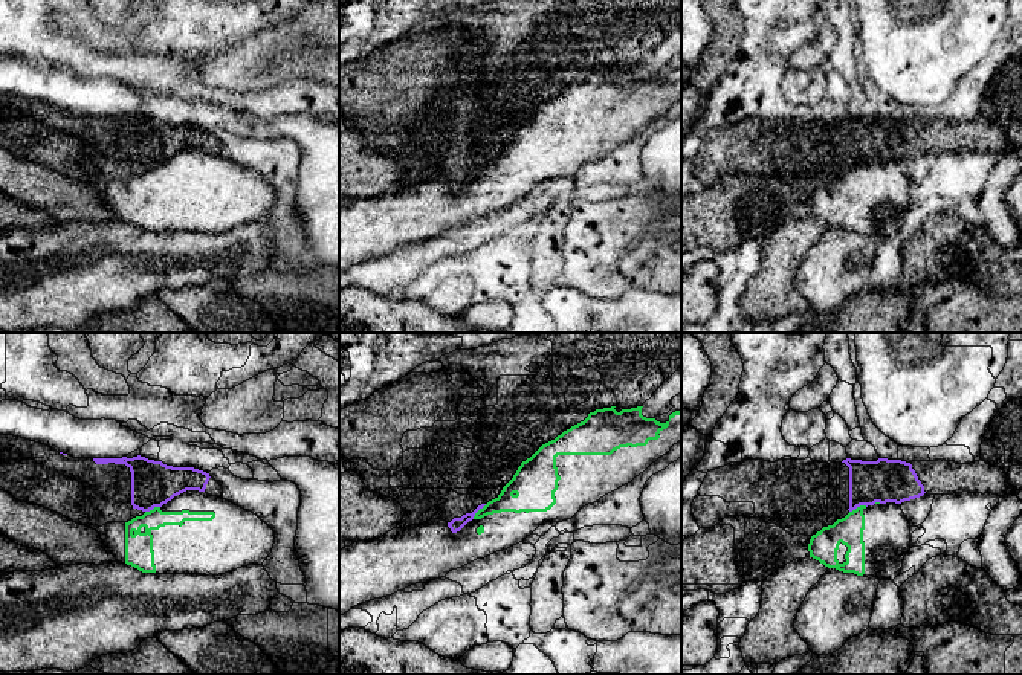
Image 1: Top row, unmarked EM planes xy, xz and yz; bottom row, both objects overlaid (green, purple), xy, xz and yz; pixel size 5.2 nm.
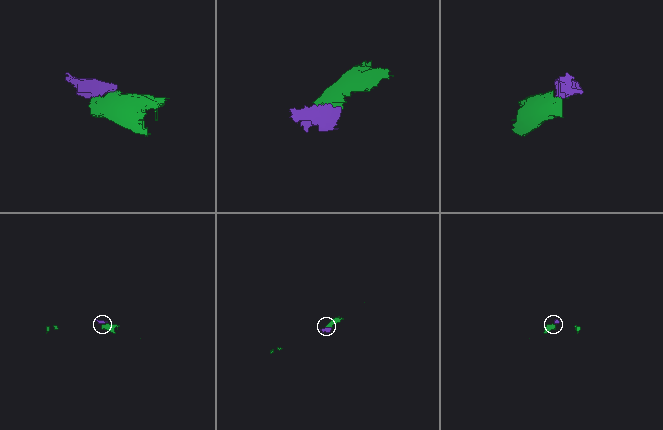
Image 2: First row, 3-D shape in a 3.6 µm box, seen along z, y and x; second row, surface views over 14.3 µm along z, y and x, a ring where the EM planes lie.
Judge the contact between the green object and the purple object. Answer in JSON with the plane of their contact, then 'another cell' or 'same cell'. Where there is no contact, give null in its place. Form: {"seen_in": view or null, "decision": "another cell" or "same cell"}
{"seen_in": "yz", "decision": "another cell"}

